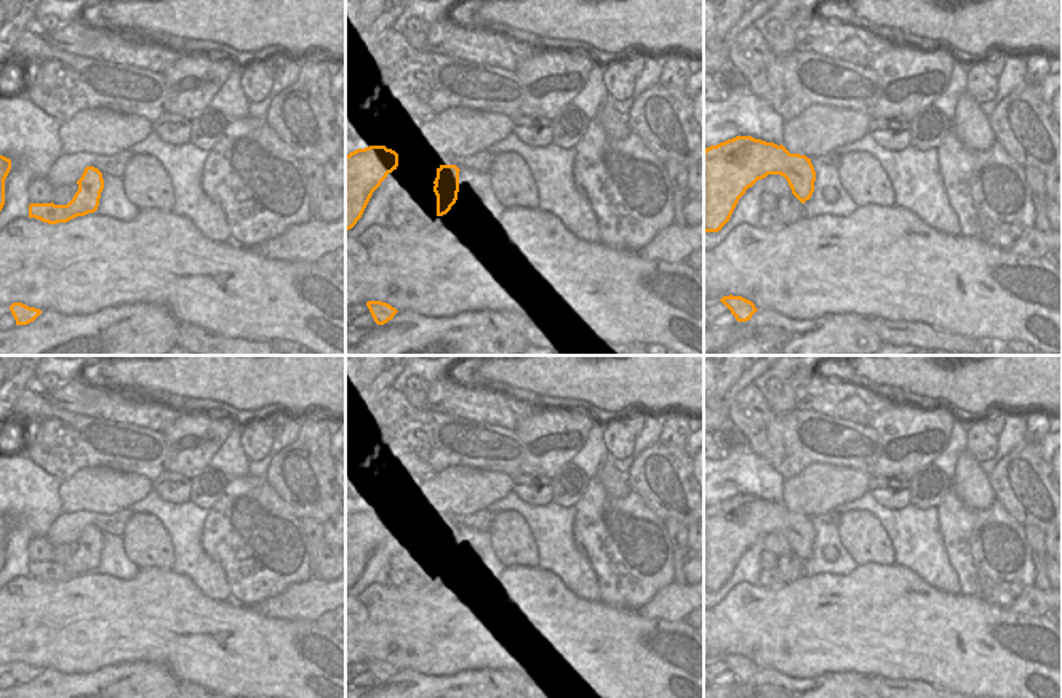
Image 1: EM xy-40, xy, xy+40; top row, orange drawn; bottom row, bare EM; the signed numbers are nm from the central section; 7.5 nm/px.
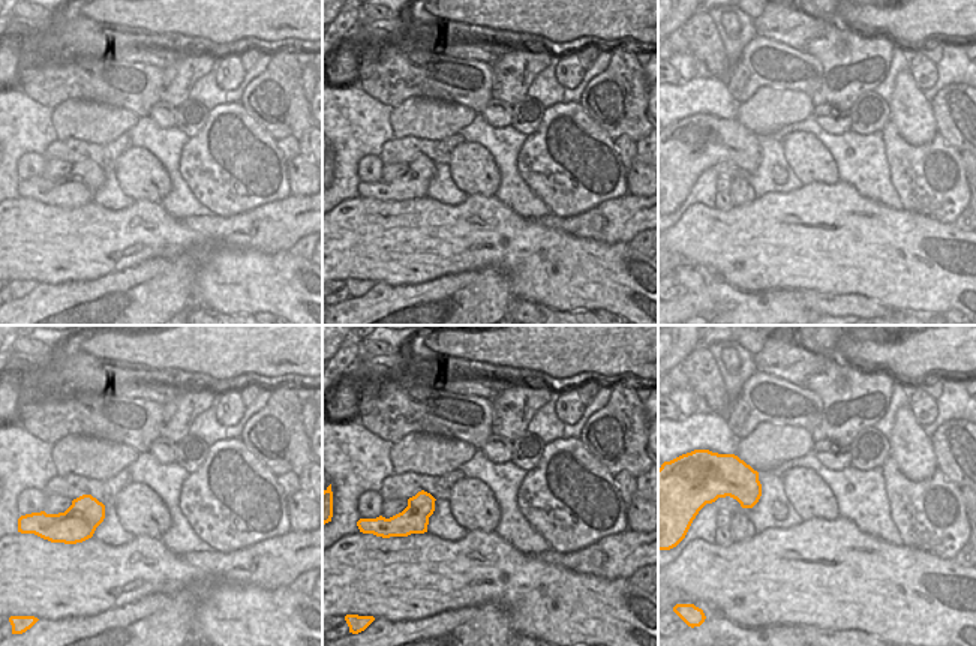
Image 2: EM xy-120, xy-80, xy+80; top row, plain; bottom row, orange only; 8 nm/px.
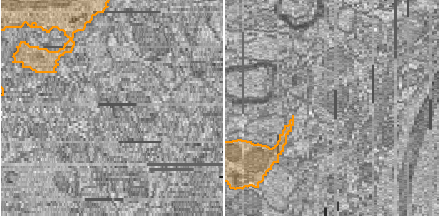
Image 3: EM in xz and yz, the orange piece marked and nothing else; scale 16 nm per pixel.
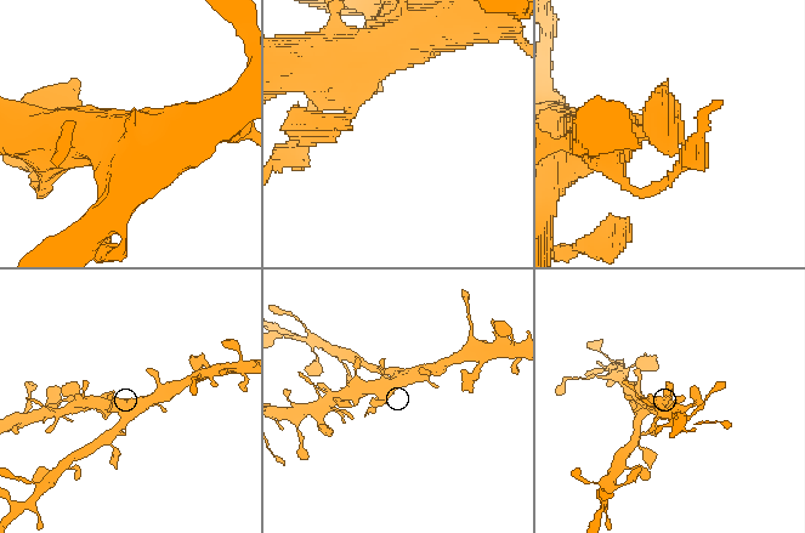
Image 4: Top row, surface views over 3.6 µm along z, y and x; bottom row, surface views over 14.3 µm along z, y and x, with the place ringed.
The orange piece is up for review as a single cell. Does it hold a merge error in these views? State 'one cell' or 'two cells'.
two cells

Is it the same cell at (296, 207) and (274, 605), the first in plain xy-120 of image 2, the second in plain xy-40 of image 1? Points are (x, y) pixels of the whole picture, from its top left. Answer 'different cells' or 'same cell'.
same cell

